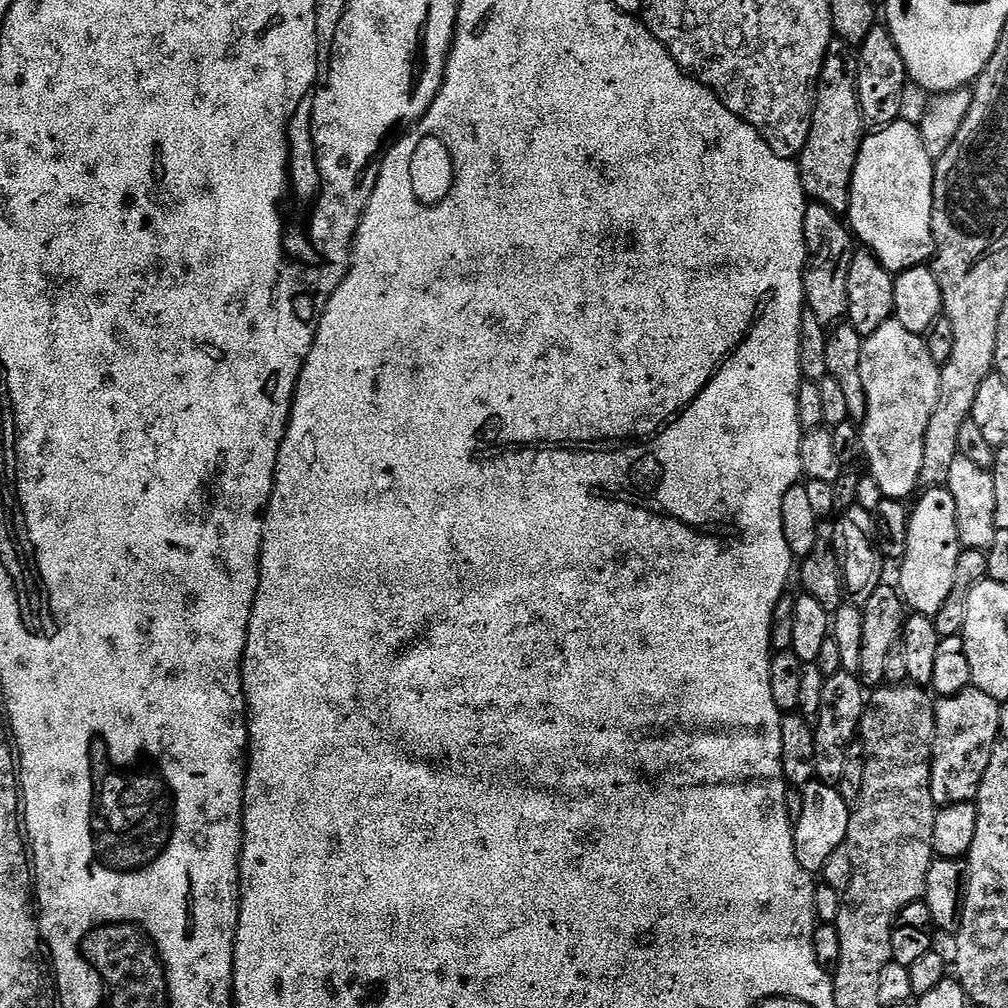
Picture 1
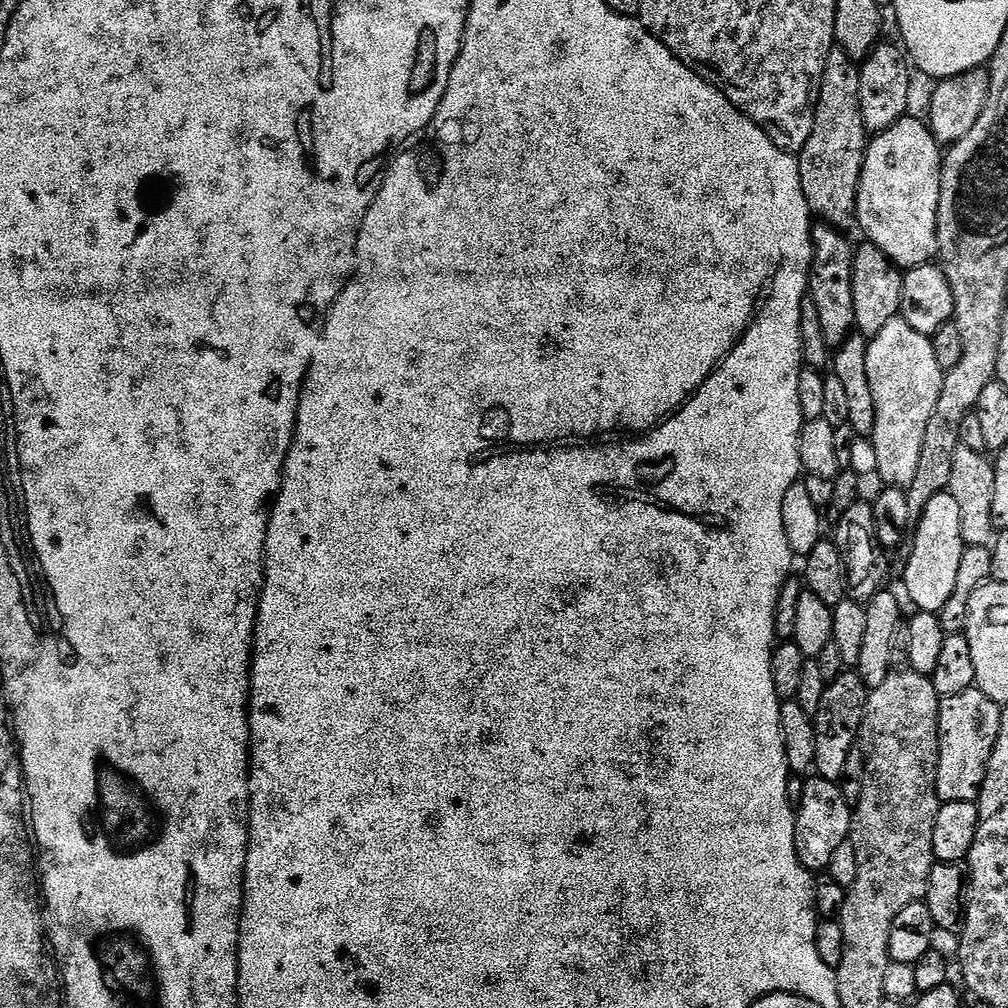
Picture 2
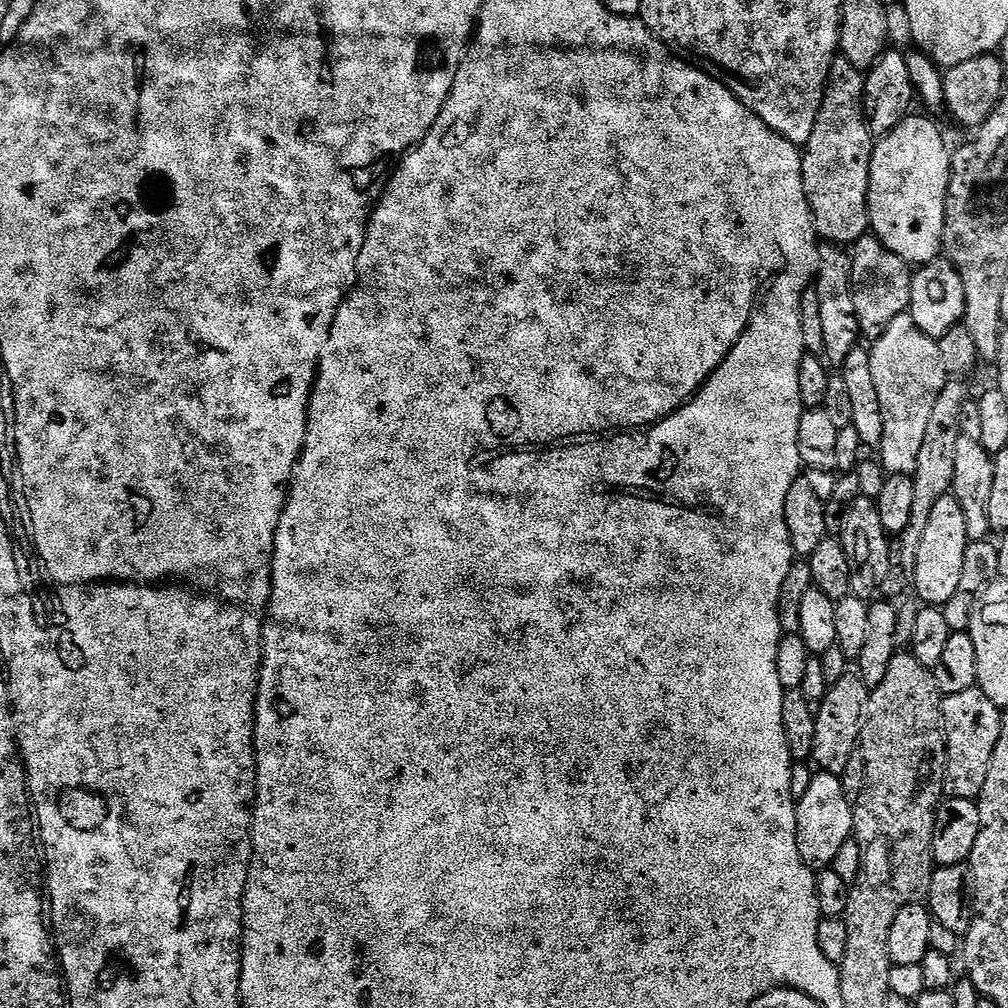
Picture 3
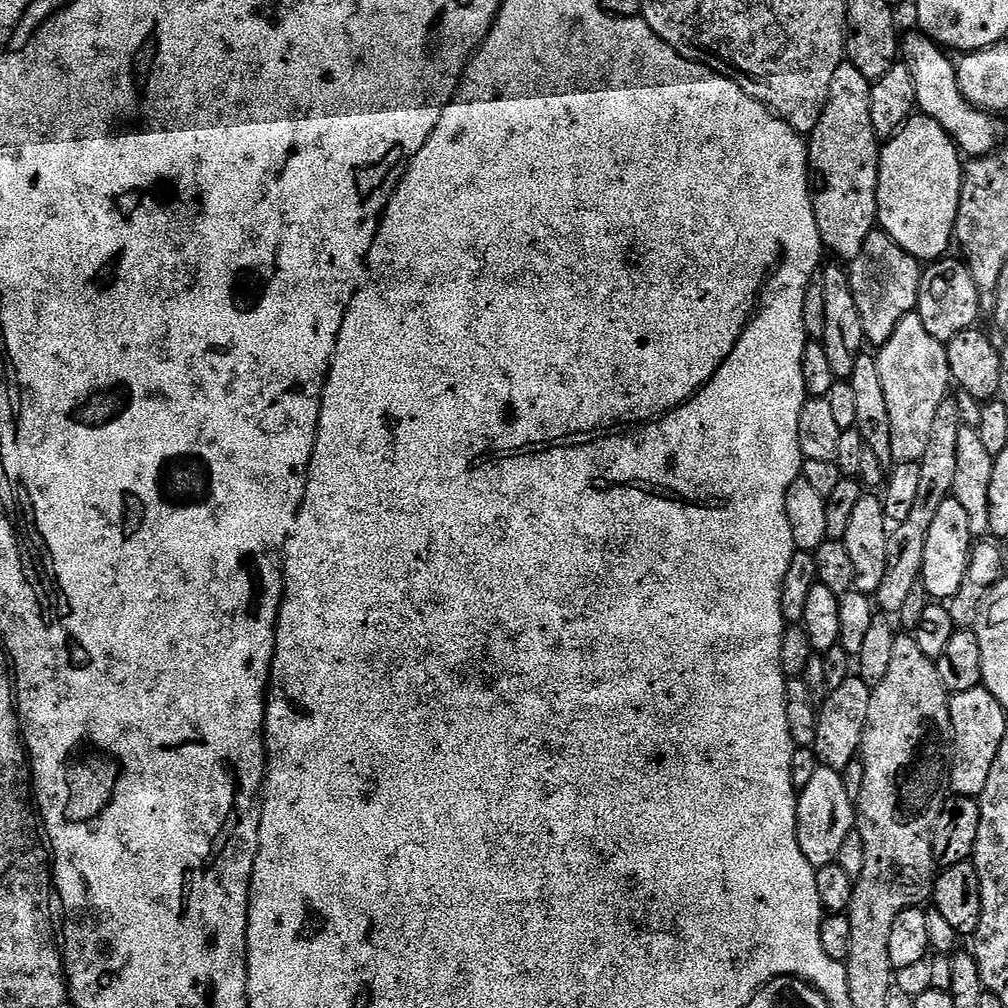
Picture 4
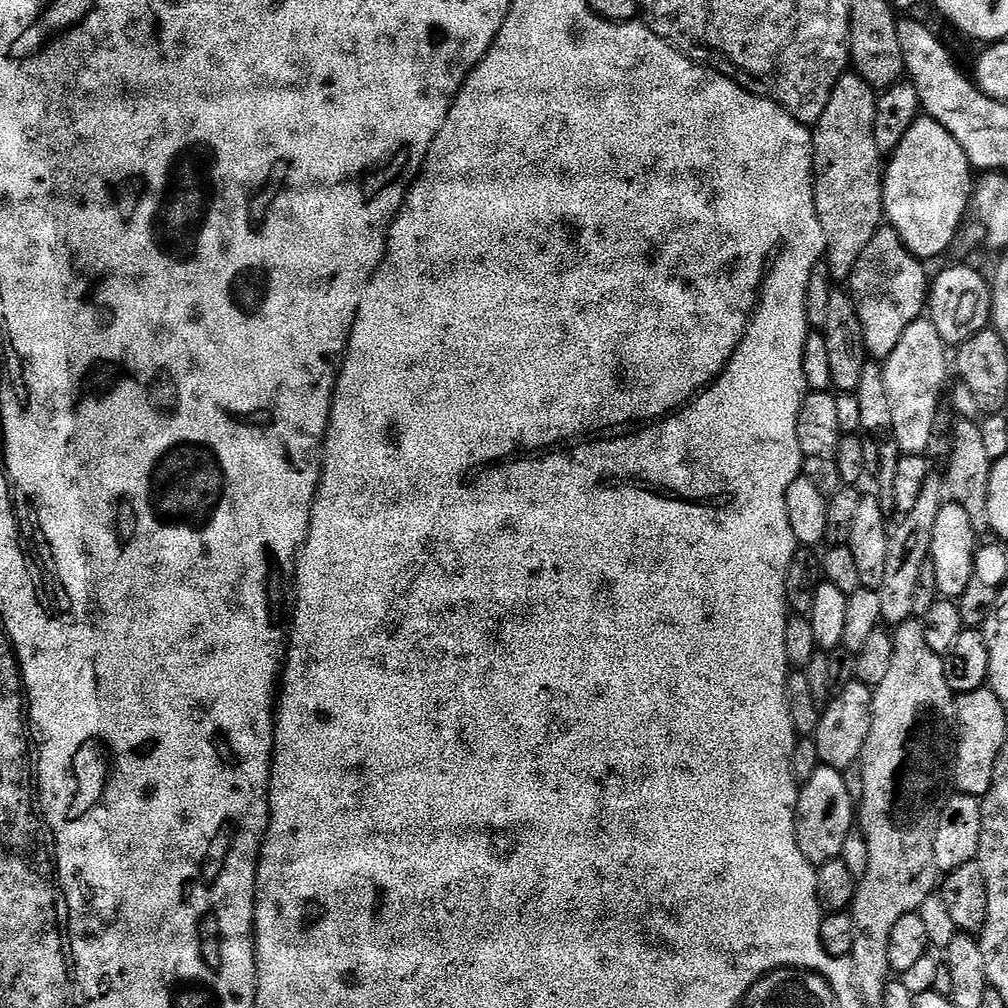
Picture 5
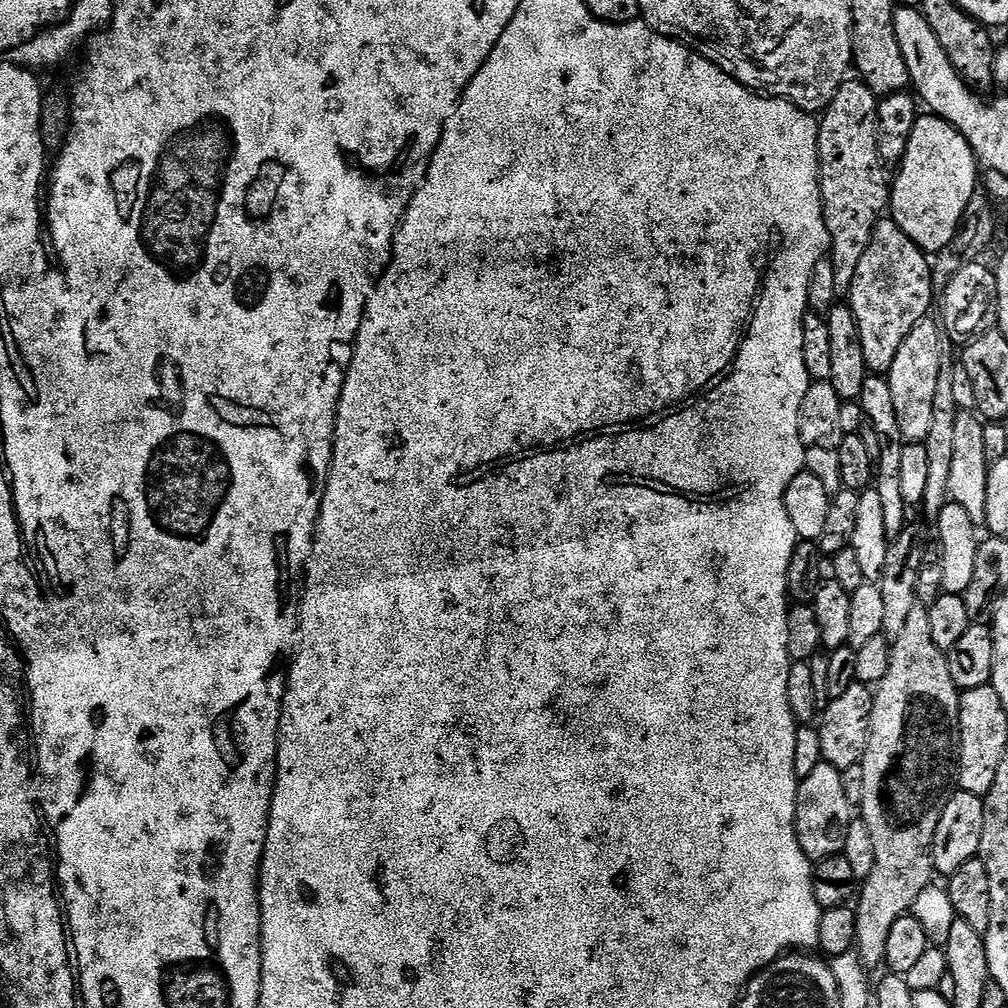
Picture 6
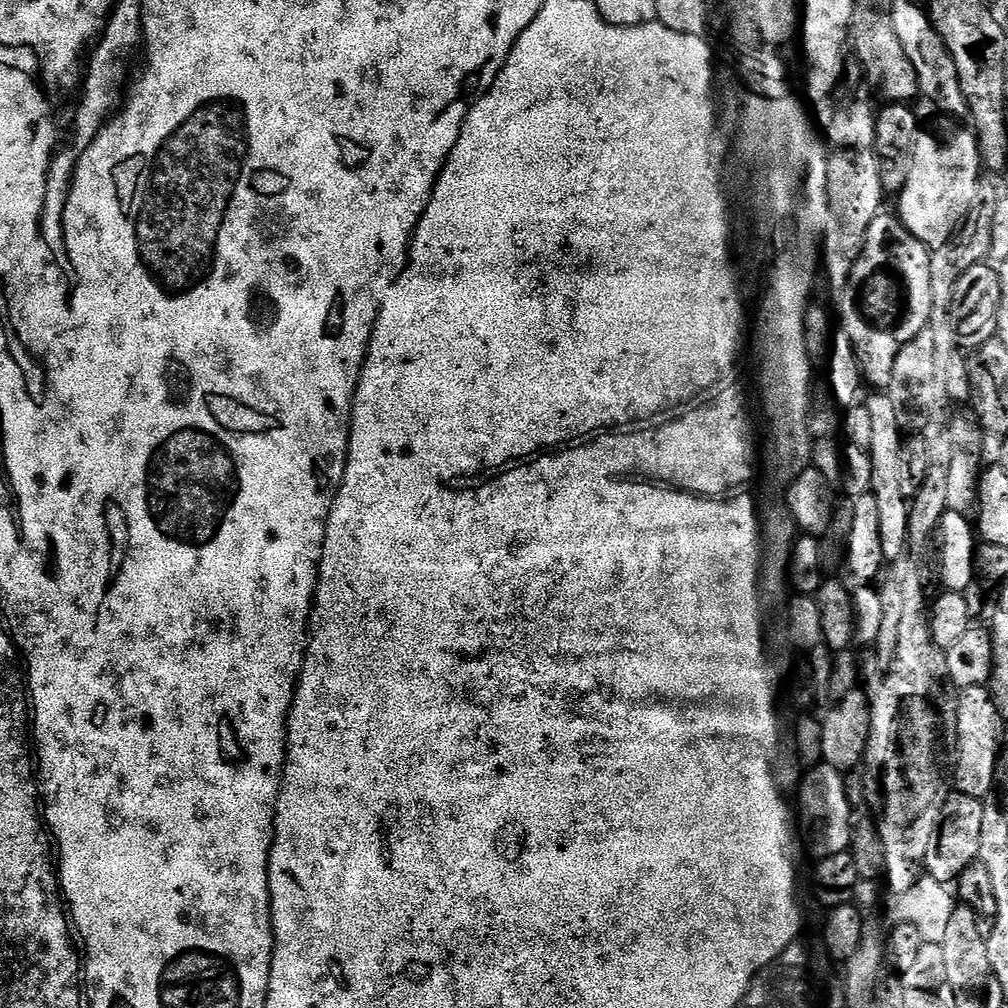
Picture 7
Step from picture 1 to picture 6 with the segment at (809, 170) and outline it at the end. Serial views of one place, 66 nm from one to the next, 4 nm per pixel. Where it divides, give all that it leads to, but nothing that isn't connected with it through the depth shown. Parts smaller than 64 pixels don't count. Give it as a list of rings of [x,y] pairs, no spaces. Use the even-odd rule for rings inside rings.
[[[859,78],[845,79],[844,85],[834,94],[830,106],[824,109],[819,117],[820,133],[818,134],[818,154],[820,155],[820,196],[824,207],[824,221],[830,241],[830,259],[834,266],[834,286],[837,297],[847,297],[852,289],[854,274],[862,254],[870,246],[870,238],[876,225],[890,208],[890,176],[887,176],[885,165],[878,154],[876,141],[876,106],[877,96],[864,85]]]

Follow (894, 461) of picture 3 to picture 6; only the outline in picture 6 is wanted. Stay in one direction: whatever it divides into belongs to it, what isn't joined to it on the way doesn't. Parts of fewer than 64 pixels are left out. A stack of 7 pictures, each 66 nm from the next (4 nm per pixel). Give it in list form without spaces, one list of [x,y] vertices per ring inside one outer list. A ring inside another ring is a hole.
[[[925,318],[906,334],[906,342],[902,342],[898,355],[894,358],[894,366],[886,373],[890,382],[890,395],[894,398],[894,414],[898,414],[898,430],[902,430],[905,441],[924,442],[930,434],[930,426],[934,426],[934,396],[937,383],[942,379],[940,367],[944,364],[944,344],[940,341],[942,328],[932,318]]]

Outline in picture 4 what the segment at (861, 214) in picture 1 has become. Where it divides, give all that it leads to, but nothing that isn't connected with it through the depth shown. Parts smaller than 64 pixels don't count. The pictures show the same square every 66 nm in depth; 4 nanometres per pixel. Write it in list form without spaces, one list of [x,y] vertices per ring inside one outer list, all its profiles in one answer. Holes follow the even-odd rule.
[[[914,114],[880,149],[879,227],[917,260],[941,259],[954,244],[963,177],[962,153],[952,135],[942,130],[934,118]]]

